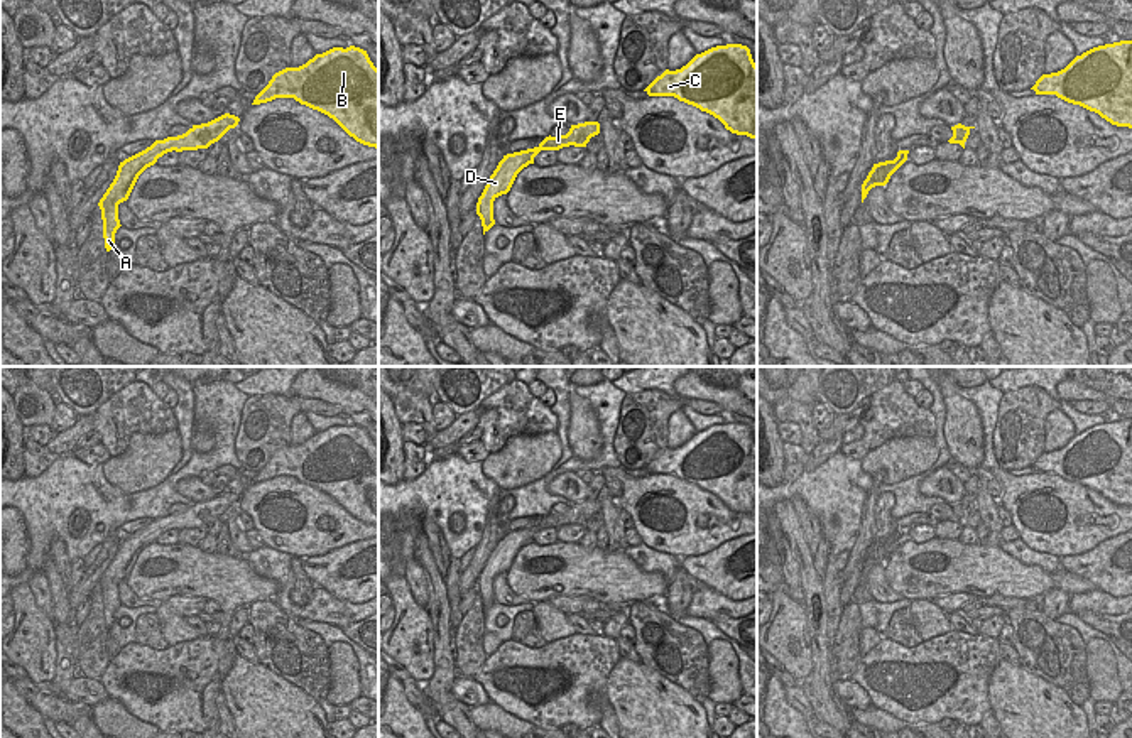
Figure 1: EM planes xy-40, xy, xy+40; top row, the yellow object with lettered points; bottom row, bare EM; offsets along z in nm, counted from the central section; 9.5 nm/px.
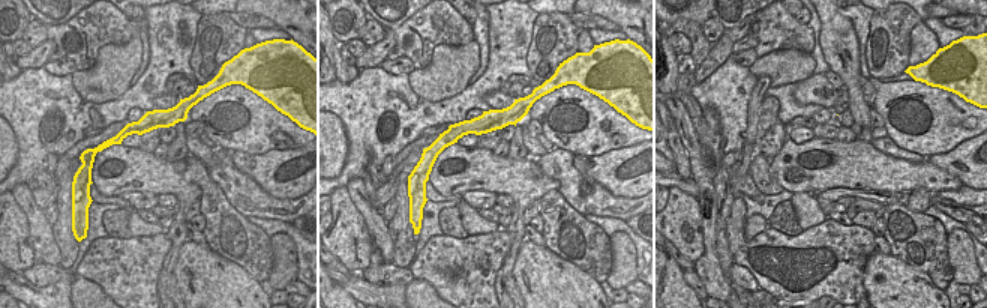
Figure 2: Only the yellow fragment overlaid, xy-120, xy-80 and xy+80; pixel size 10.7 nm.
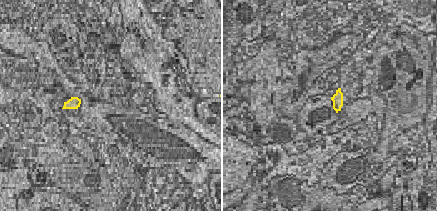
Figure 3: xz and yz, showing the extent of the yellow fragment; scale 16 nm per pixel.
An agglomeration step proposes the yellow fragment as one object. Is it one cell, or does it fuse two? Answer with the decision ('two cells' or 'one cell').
one cell

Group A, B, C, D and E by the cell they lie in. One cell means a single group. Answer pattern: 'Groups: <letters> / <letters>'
Groups: A B C D E

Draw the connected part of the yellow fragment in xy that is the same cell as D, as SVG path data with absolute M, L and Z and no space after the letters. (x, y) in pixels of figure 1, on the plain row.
M585 500L578 503L571 503L569 510L566 513L559 515L546 515L537 525L507 532L498 540L497 547L490 554L482 574L476 581L476 593L482 598L483 613L495 603L493 598L493 579L507 572L517 556L517 552L527 545L529 542L534 542L534 535L541 529L559 529L563 525L586 525L591 515L600 512L600 502L598 500Z

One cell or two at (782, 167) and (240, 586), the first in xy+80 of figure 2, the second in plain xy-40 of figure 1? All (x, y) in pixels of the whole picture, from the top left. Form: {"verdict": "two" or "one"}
{"verdict": "one"}

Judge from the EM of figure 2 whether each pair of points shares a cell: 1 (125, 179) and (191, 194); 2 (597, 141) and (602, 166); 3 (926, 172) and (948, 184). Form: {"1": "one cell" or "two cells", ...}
{"1": "one cell", "2": "two cells", "3": "one cell"}

